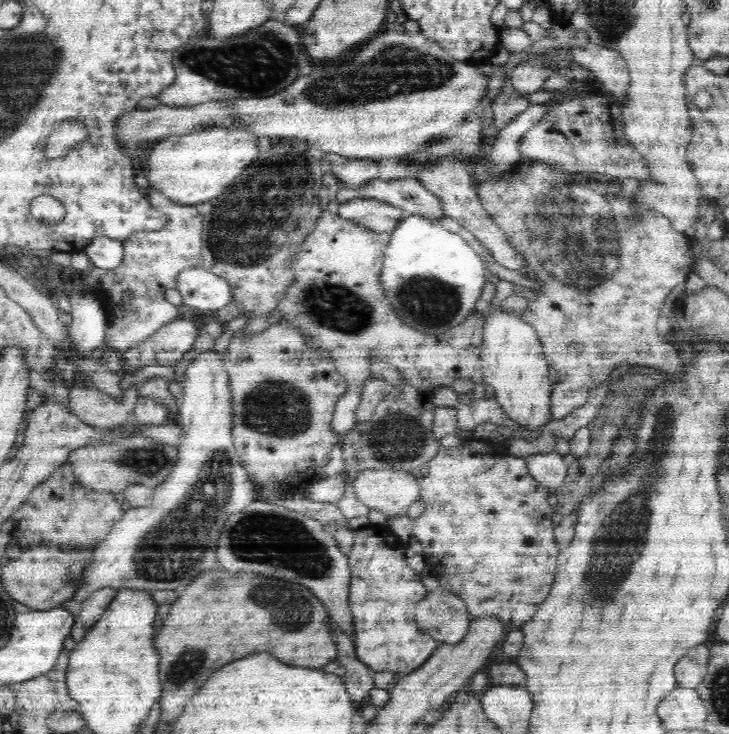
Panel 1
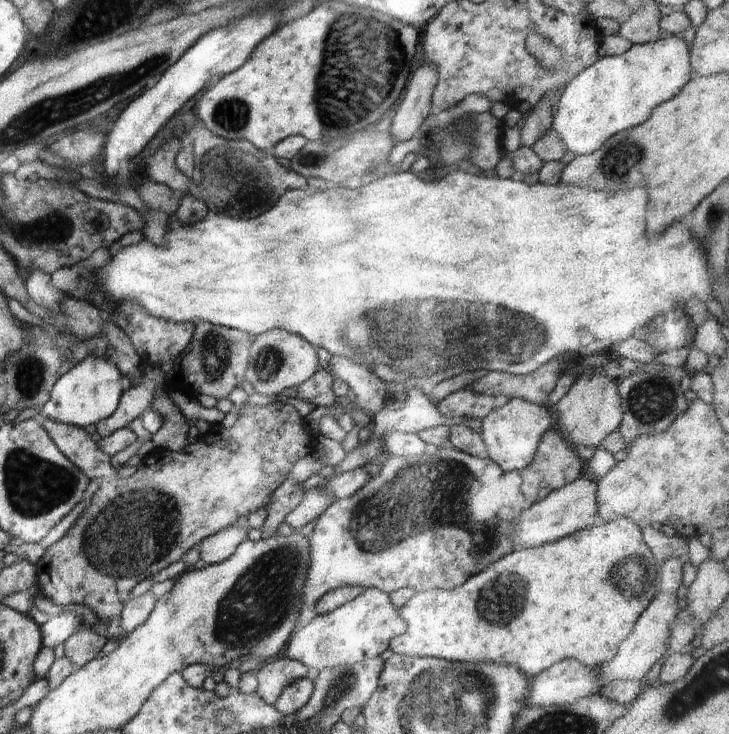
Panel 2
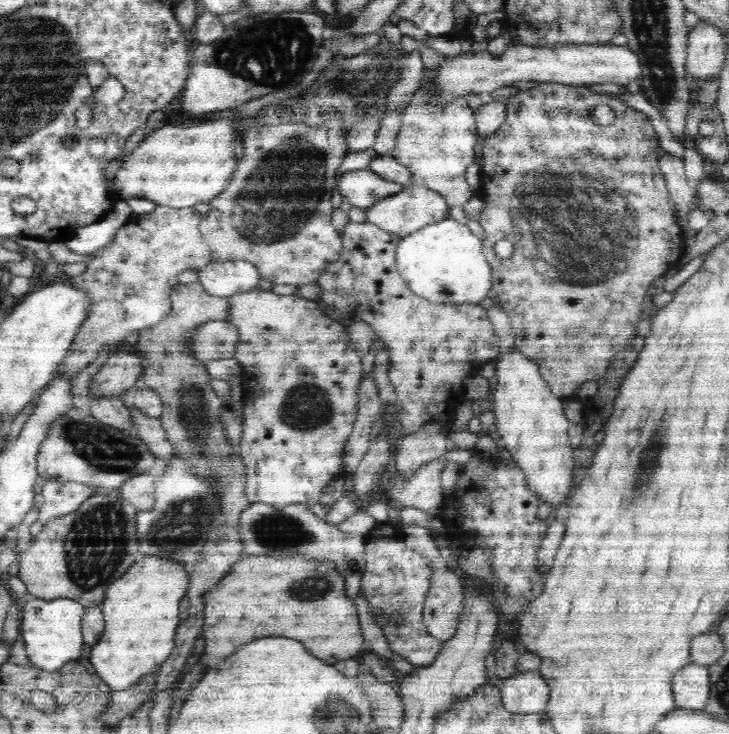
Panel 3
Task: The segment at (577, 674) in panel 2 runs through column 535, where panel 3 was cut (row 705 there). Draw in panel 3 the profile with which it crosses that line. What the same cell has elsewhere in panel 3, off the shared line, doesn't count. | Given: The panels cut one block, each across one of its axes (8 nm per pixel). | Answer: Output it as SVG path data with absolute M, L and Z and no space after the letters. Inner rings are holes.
M692 663L684 666L680 672L676 672L671 685L674 688L676 708L696 708L704 711L710 692L708 665Z

